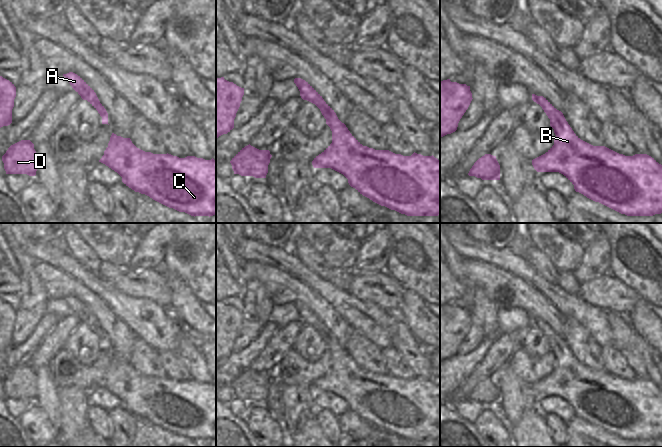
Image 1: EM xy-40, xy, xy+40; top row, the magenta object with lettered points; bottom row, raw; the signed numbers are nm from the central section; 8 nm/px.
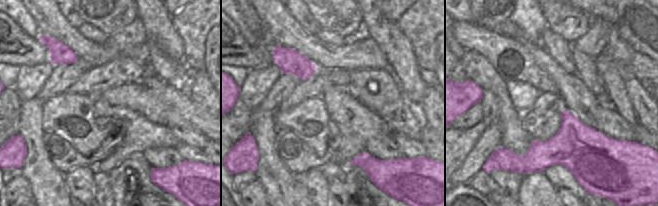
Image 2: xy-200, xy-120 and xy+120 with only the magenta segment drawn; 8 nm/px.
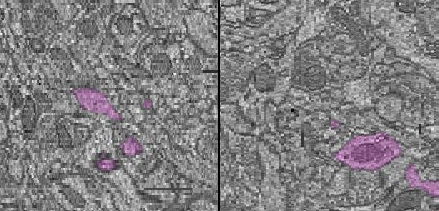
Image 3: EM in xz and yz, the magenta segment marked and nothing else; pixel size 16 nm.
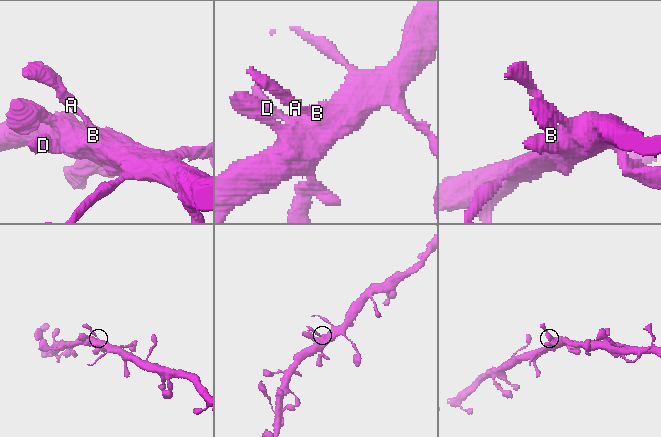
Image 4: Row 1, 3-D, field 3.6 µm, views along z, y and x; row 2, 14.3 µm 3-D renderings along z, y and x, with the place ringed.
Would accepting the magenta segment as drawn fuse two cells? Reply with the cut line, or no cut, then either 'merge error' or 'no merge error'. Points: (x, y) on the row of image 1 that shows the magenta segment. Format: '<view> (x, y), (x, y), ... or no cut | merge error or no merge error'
no cut | no merge error

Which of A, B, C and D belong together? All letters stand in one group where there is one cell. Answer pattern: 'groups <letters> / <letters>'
groups A B C D

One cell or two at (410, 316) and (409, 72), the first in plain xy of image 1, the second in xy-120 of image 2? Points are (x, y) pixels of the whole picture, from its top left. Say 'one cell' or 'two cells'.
one cell

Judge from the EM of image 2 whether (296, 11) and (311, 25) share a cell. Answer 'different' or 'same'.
same

